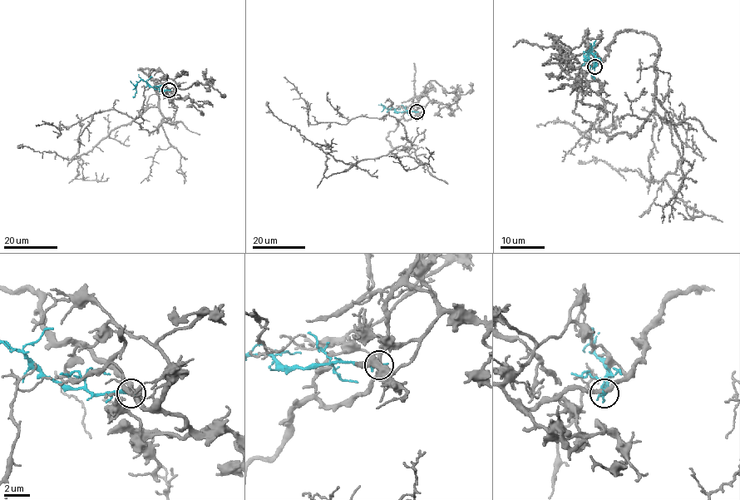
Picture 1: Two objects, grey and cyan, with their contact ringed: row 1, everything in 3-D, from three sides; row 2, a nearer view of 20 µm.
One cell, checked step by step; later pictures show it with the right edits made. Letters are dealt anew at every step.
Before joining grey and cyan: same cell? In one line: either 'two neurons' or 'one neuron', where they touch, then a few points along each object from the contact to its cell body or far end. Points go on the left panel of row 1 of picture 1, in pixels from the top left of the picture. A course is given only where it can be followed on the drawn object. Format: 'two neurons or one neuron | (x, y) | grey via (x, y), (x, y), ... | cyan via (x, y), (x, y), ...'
two neurons | (169, 90) | grey via (169, 90), (149, 70), (138, 70), (159, 96), (157, 131), (115, 110), (58, 129), (35, 125) | cyan via (169, 90), (154, 89), (140, 80), (132, 96)

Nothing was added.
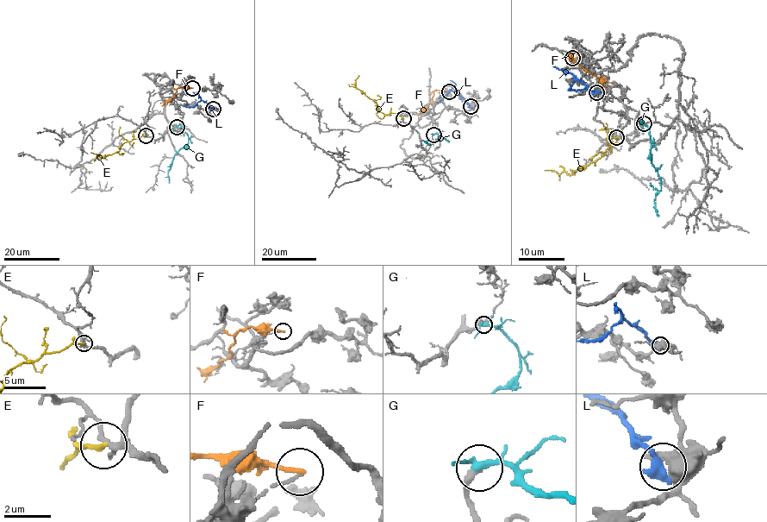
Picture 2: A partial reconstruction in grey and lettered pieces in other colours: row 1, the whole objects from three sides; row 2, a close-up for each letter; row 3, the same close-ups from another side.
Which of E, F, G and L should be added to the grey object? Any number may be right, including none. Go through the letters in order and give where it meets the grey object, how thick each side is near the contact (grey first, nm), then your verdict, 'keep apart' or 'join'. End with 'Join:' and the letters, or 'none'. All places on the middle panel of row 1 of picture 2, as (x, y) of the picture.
E: (403, 118) | 170/200 nm | keep apart
F: (449, 91) | 110/200 nm | keep apart
G: (433, 135) | 280/220 nm | join
L: (470, 106) | 550/500 nm | keep apart
Join: G

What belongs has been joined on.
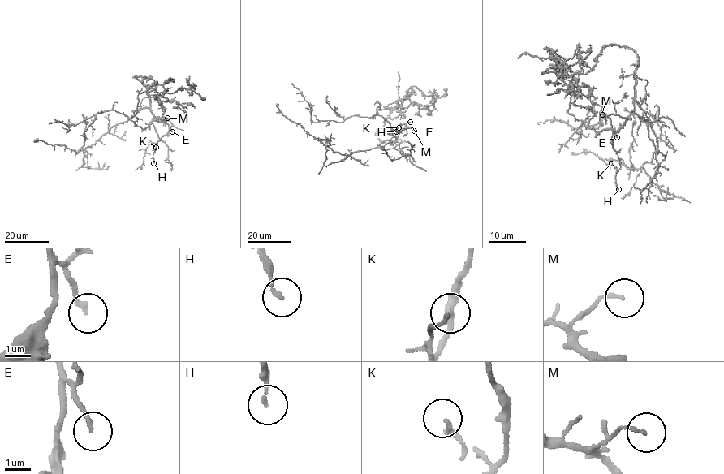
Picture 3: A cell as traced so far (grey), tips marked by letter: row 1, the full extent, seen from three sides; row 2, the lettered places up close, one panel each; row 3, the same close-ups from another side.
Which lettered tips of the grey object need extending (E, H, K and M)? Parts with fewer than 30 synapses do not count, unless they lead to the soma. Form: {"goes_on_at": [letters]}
{"goes_on_at": []}

